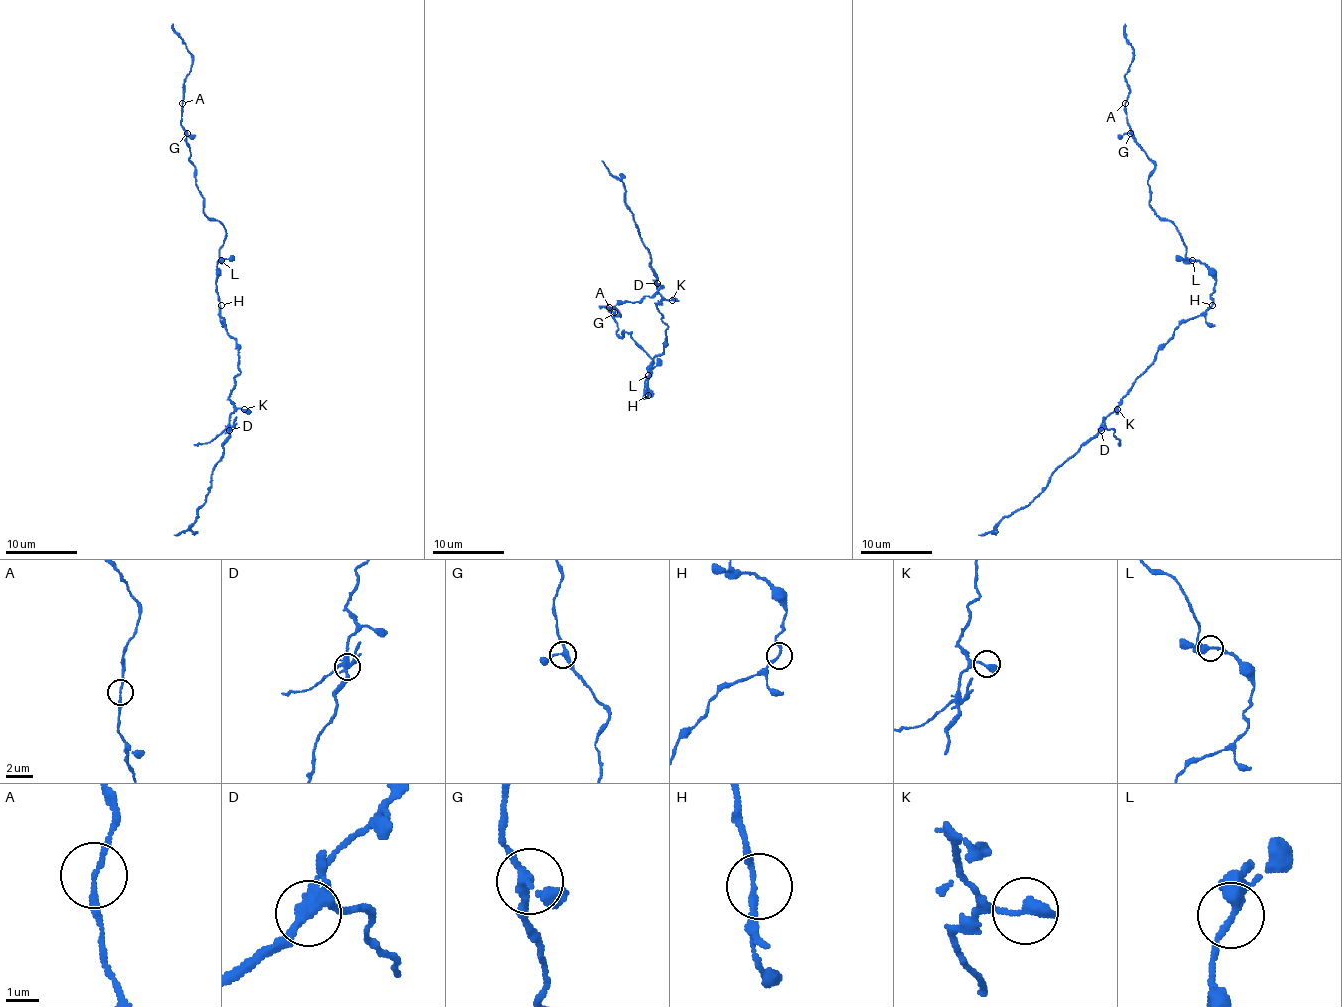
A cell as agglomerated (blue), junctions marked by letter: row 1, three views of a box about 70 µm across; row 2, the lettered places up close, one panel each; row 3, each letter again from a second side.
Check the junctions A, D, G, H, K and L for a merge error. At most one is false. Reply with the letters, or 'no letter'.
D

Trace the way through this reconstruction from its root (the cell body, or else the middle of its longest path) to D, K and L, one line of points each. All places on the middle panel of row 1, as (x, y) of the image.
D: (647, 393), (650, 364), (652, 359), (663, 352), (668, 326), (657, 309), (661, 301), (657, 284)
K: (647, 393), (652, 359), (663, 352), (668, 326), (657, 305), (672, 300)
L: (647, 393), (645, 398), (648, 375)

